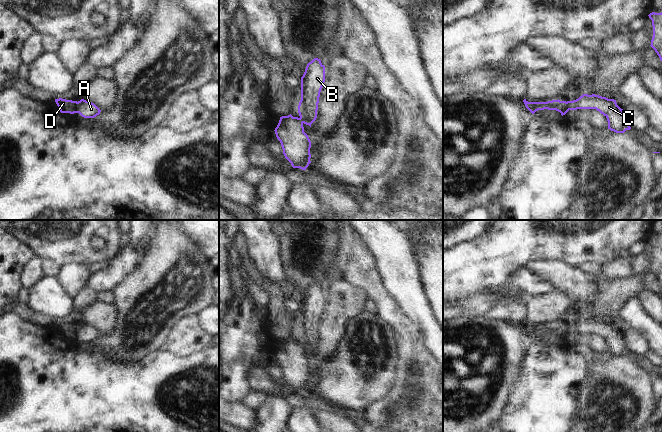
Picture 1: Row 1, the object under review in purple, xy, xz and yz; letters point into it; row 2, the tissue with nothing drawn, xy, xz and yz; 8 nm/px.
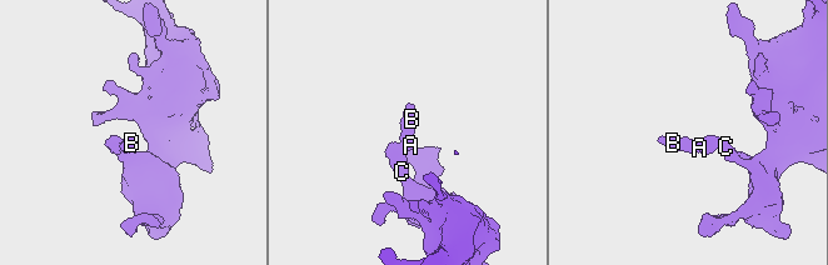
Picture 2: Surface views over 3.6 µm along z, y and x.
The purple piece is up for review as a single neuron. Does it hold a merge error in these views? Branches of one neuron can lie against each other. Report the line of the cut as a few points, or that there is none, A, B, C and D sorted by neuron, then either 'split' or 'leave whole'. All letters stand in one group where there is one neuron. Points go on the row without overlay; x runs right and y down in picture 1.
cut in xy along (77, 326), (75, 336); A B / C D; split

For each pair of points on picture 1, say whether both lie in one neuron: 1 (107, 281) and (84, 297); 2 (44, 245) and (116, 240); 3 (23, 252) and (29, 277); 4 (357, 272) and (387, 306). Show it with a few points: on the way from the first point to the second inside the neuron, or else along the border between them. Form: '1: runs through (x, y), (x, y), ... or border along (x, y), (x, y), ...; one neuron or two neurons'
1: border along (86, 285), (96, 293); two neurons
2: runs through (62, 236), (76, 236), (84, 230), (98, 230); one neuron
3: border along (33, 255), (21, 272), (21, 286); two neurons
4: runs through (365, 280), (380, 298); one neuron

